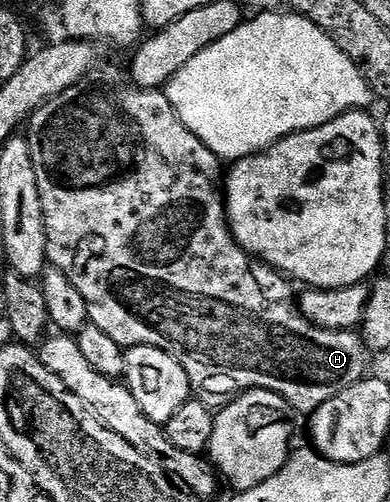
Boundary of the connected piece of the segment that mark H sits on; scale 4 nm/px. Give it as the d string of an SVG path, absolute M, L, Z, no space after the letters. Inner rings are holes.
M103 64L87 72L78 84L73 85L69 90L65 90L61 94L57 94L53 99L47 100L40 106L34 114L29 117L29 123L25 128L25 135L29 142L29 154L33 154L33 170L37 170L37 190L41 190L41 210L45 214L45 234L47 235L47 258L50 267L61 270L61 274L65 274L65 278L69 278L69 282L73 282L73 286L77 286L77 294L81 294L81 298L85 298L85 306L87 307L87 319L92 324L96 324L101 330L105 330L105 334L109 334L109 338L113 338L113 342L117 342L119 347L126 350L136 348L137 346L153 346L168 352L171 357L185 370L185 374L189 378L192 389L196 393L207 396L227 396L223 398L231 398L240 392L248 392L254 388L264 388L270 392L281 394L281 398L285 398L295 407L296 413L310 414L316 412L325 402L329 402L337 394L341 394L341 390L345 390L349 386L353 386L359 380L364 379L368 375L367 363L373 359L372 353L367 347L367 343L363 341L362 335L358 331L338 332L337 330L327 330L321 326L317 326L313 322L309 322L309 318L305 318L299 313L297 307L296 289L291 289L288 277L279 272L270 265L264 264L257 256L249 255L249 253L238 243L236 236L232 232L228 223L227 205L225 203L224 193L215 183L222 181L225 176L225 168L221 163L221 158L213 150L209 150L209 146L205 142L201 142L201 138L197 138L197 134L193 134L193 130L189 130L189 126L185 126L185 122L181 122L181 118L177 114L177 110L173 110L173 106L169 102L166 91L156 90L154 88L136 88L128 83L129 76L126 71L123 72L115 64Z

